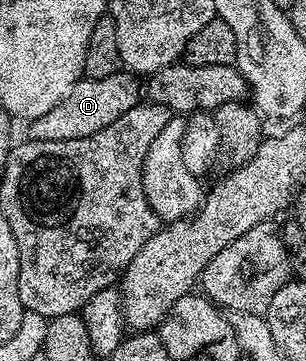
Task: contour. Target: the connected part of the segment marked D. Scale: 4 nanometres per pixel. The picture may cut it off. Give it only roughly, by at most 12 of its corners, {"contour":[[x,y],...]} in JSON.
{"contour":[[127,71],[84,77],[27,126],[33,141],[82,139],[141,104]]}

